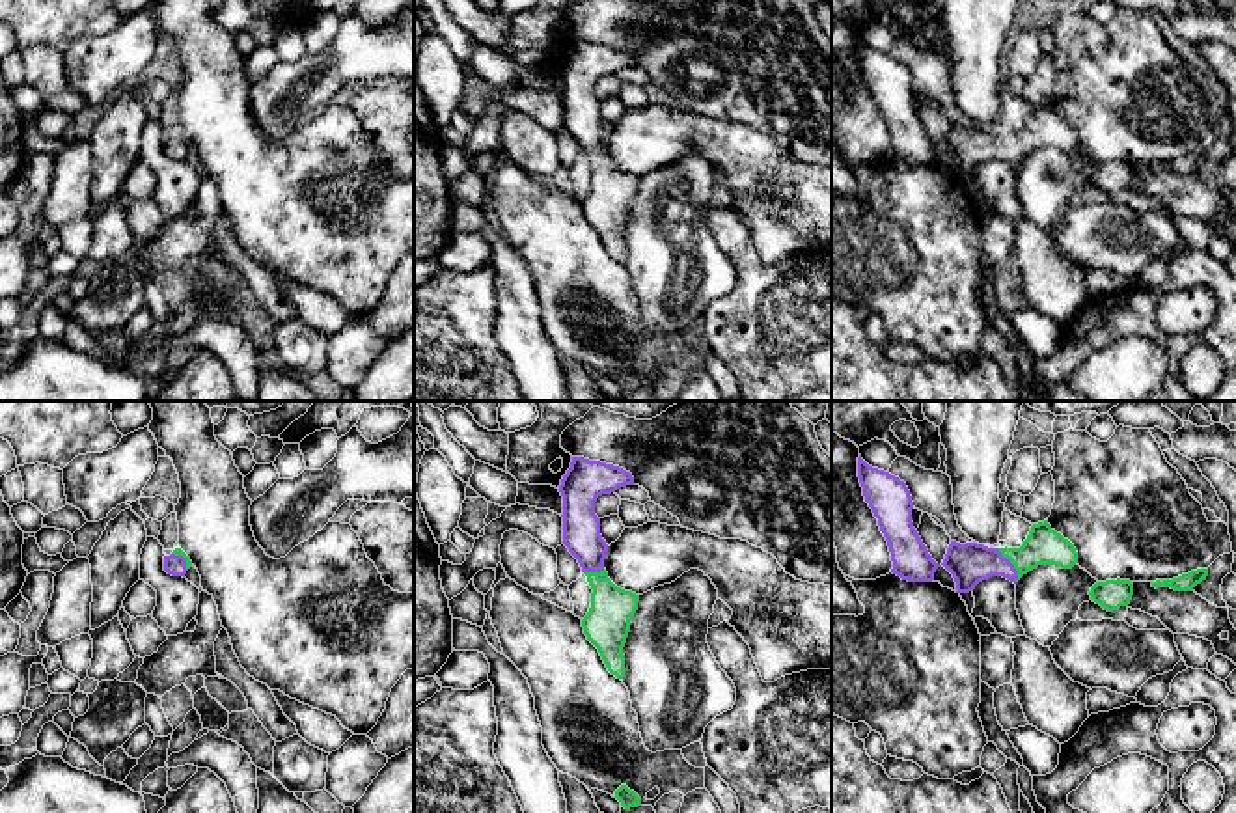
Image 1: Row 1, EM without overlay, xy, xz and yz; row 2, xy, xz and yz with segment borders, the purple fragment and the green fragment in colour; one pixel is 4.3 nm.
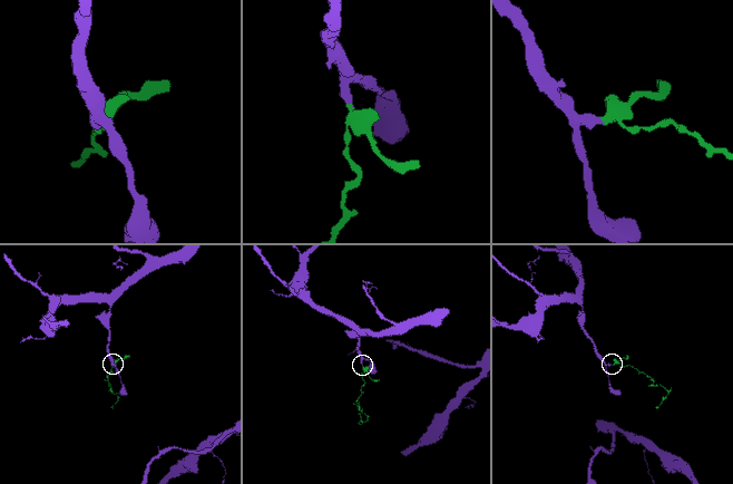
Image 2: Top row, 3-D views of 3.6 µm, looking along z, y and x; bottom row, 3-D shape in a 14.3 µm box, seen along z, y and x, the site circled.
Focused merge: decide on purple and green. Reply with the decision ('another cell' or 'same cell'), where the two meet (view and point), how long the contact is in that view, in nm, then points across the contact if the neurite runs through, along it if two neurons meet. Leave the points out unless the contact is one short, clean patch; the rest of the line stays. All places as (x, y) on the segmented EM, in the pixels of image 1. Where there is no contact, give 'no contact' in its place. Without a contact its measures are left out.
same cell; meets purple in yz at (1013, 565); contact 170 nm long; runs through yz (970, 564), (1013, 565), (1043, 547)

